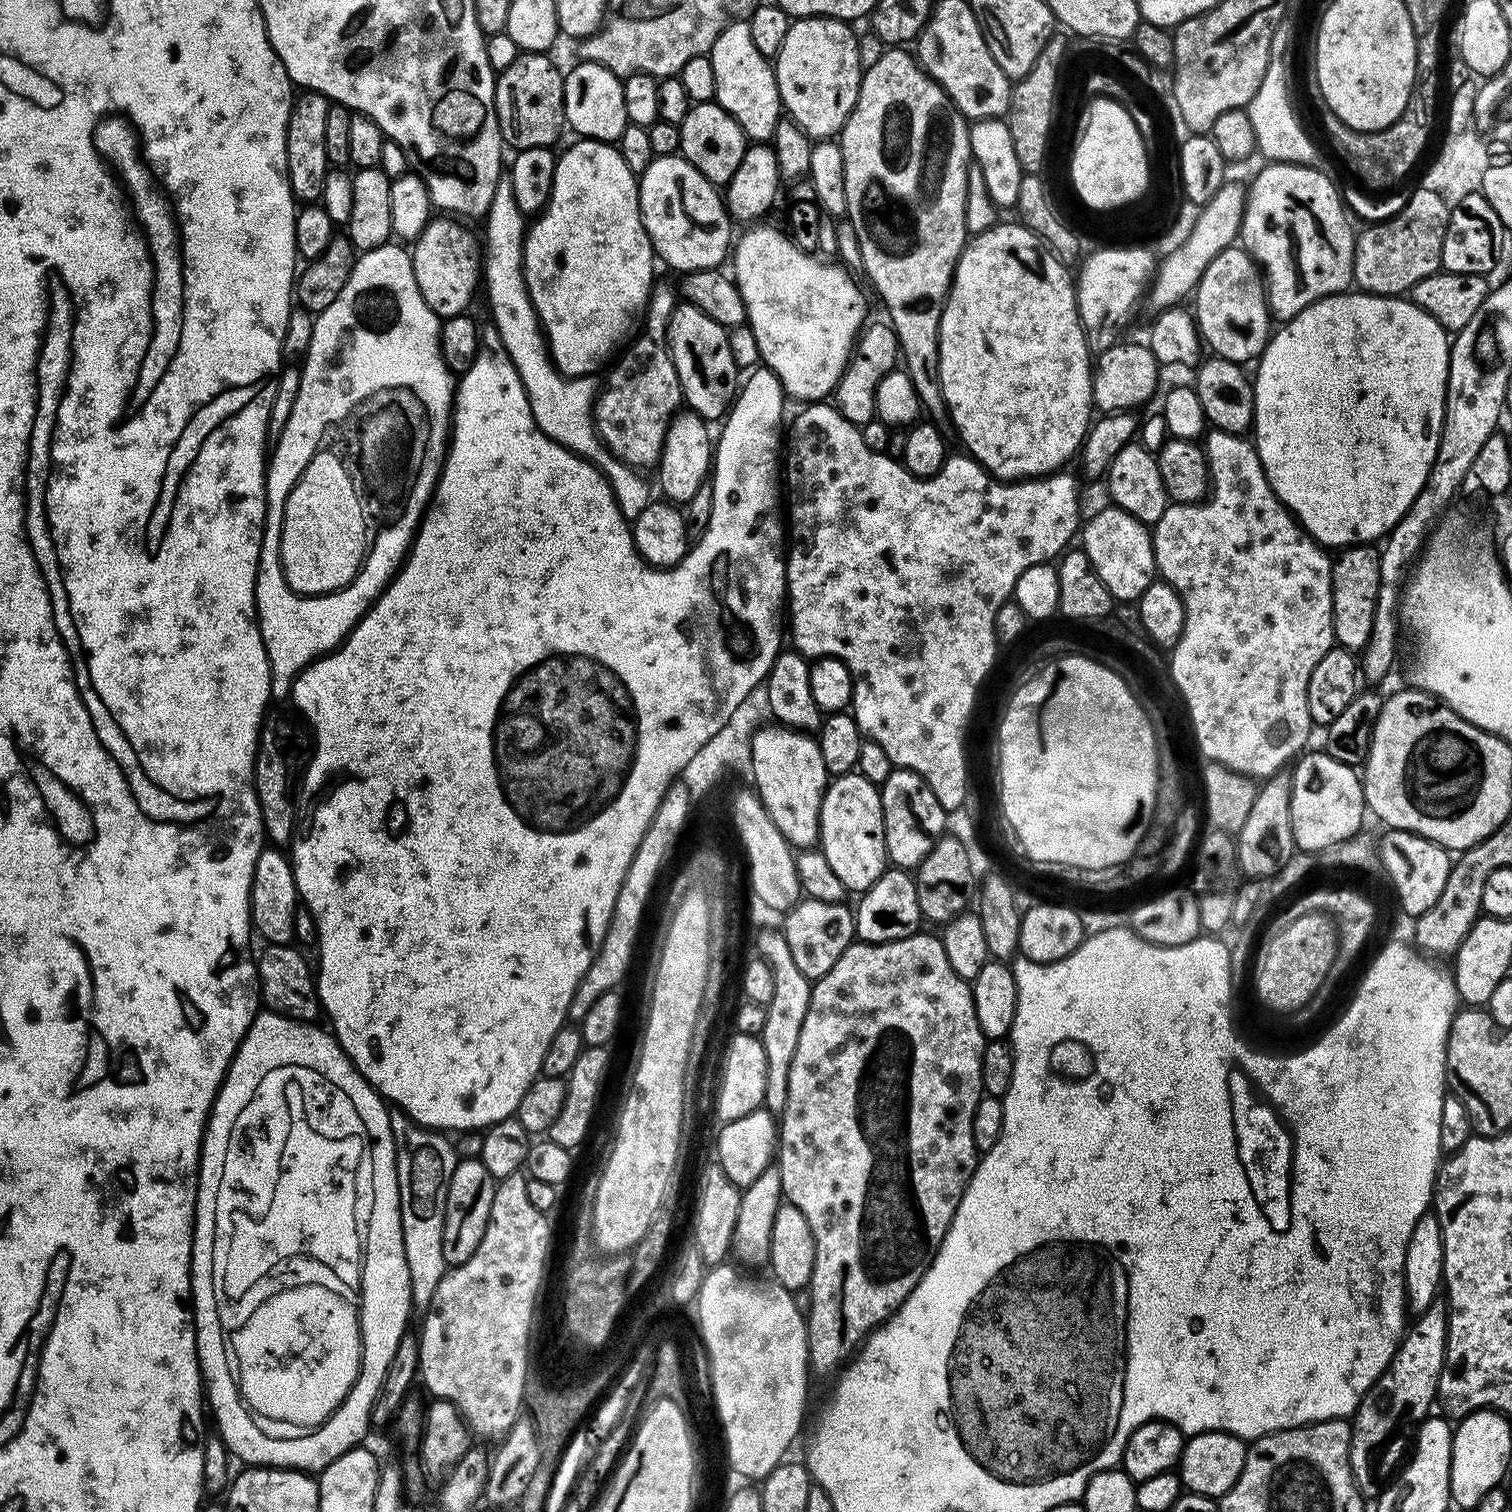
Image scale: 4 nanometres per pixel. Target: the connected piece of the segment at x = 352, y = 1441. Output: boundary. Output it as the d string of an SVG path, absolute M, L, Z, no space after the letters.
M271 1010L257 1011L250 1030L245 1034L240 1048L236 1052L234 1063L228 1068L228 1075L220 1086L220 1093L212 1103L212 1114L208 1117L208 1127L204 1129L204 1147L200 1150L200 1175L196 1186L196 1232L192 1235L192 1302L196 1322L196 1353L200 1355L200 1371L206 1381L206 1404L210 1416L216 1419L215 1431L224 1440L224 1447L233 1457L236 1456L248 1466L266 1468L293 1468L296 1472L319 1474L334 1462L334 1458L342 1458L352 1448L361 1447L372 1428L372 1411L378 1398L378 1390L382 1390L382 1378L386 1378L386 1369L398 1350L398 1342L402 1342L405 1332L409 1331L408 1315L414 1309L411 1296L410 1269L403 1252L402 1218L400 1217L399 1184L396 1177L395 1142L391 1134L389 1109L376 1089L370 1087L360 1077L356 1067L348 1061L348 1056L340 1049L331 1031L315 1028L312 1022L288 1020Z

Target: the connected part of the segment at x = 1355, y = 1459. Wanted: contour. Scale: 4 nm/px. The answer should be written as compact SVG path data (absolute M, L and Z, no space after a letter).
M1438 1298L1411 1321L1410 1327L1396 1346L1394 1358L1370 1386L1368 1393L1360 1399L1360 1405L1350 1420L1350 1466L1356 1488L1365 1500L1375 1500L1378 1496L1376 1476L1372 1473L1372 1455L1376 1448L1382 1447L1391 1436L1396 1436L1407 1428L1415 1429L1433 1411L1440 1391L1440 1375L1444 1369L1447 1341L1448 1305Z

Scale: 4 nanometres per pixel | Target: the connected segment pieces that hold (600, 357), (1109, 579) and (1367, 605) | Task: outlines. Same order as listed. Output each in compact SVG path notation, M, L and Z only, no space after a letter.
M580 138L575 142L577 144L570 145L564 153L562 151L559 153L556 162L556 173L554 174L554 186L552 187L548 204L545 206L544 211L539 213L539 215L531 221L524 238L524 281L528 287L528 297L532 299L532 305L536 308L536 314L546 337L552 363L555 364L564 375L570 377L592 376L596 374L596 371L598 371L604 363L607 365L609 361L617 355L621 345L633 335L632 327L634 327L635 324L637 327L638 321L645 315L648 301L654 287L654 279L652 280L654 249L652 239L648 237L648 232L644 228L644 219L640 216L640 185L638 183L637 173L632 172L630 166L626 166L619 147L613 146L611 143L587 138Z
M1107 506L1092 517L1087 517L1082 528L1084 544L1082 551L1090 558L1098 578L1106 586L1106 590L1117 601L1139 601L1140 595L1157 579L1156 559L1152 549L1152 533L1149 525L1135 520L1121 508Z
M1368 544L1349 546L1333 559L1332 625L1335 643L1339 647L1348 648L1356 654L1366 646L1366 638L1370 638L1370 626L1374 626L1374 606L1379 585L1380 554L1375 547Z

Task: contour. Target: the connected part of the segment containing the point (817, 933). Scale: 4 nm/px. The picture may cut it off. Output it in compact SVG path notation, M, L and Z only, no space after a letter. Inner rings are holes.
M801 899L799 904L788 909L783 917L782 931L786 938L786 946L790 946L798 970L806 974L810 981L821 980L830 970L834 970L834 962L842 958L842 954L854 942L856 935L856 918L851 907L841 902L820 902L818 900Z

